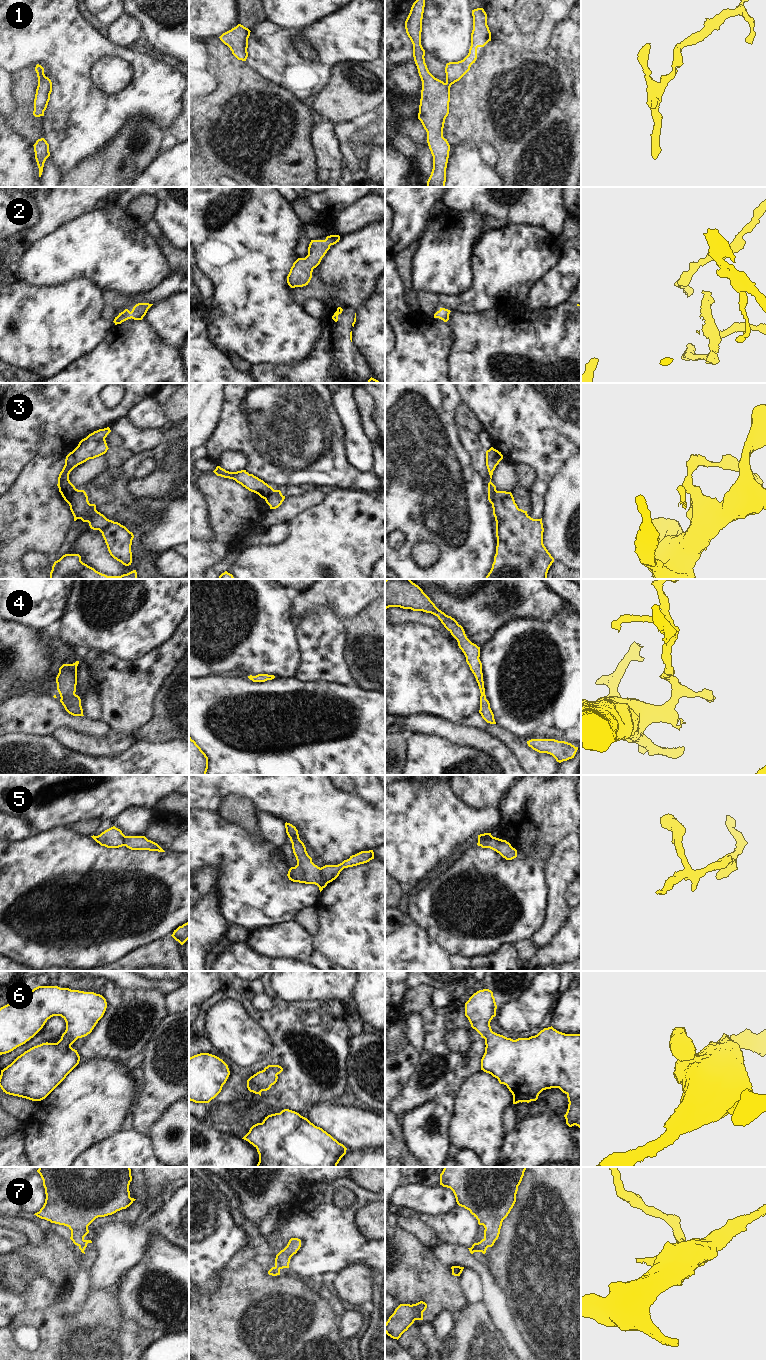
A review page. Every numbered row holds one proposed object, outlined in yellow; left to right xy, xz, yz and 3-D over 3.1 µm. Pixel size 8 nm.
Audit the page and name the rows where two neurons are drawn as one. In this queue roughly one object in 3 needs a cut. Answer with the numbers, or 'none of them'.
3, 5

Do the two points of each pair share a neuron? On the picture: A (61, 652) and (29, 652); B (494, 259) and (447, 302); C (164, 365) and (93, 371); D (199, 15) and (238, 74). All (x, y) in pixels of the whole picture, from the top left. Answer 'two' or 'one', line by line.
A: two
B: one
C: one
D: two

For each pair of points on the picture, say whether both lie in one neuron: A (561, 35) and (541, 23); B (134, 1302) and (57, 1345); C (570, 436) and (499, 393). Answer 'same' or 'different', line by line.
A: different
B: different
C: same

